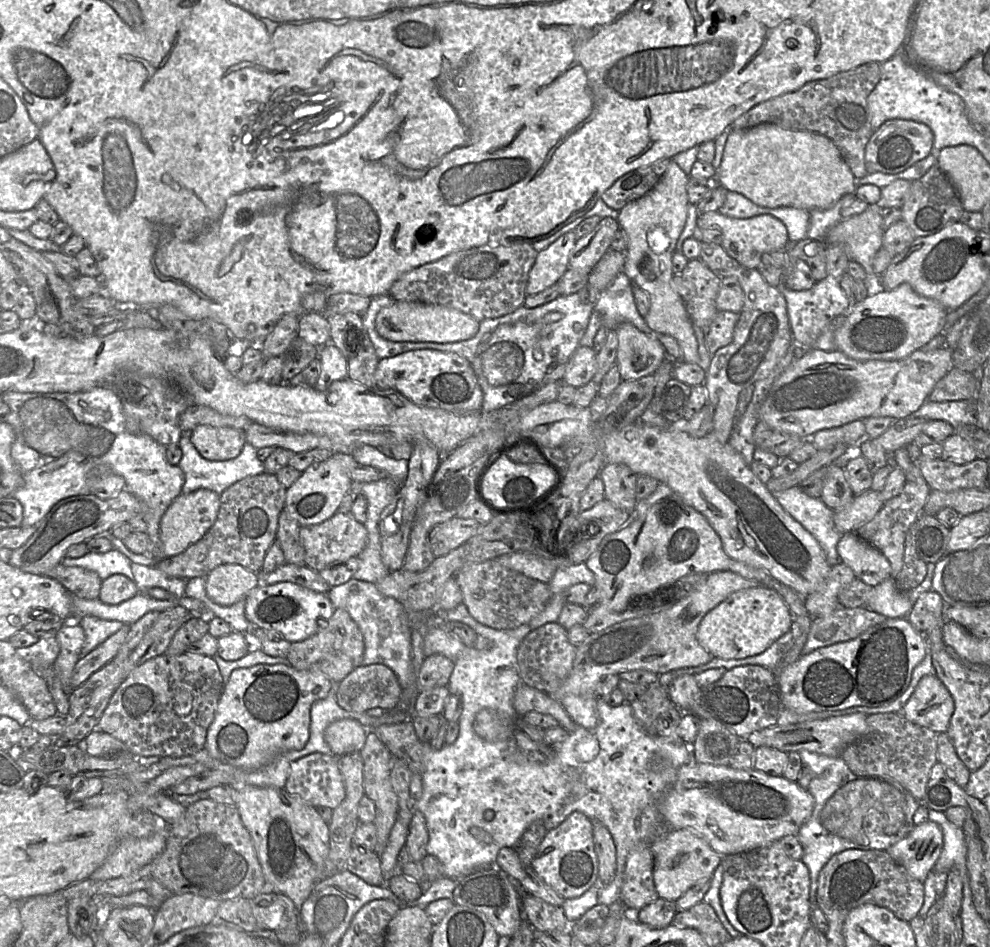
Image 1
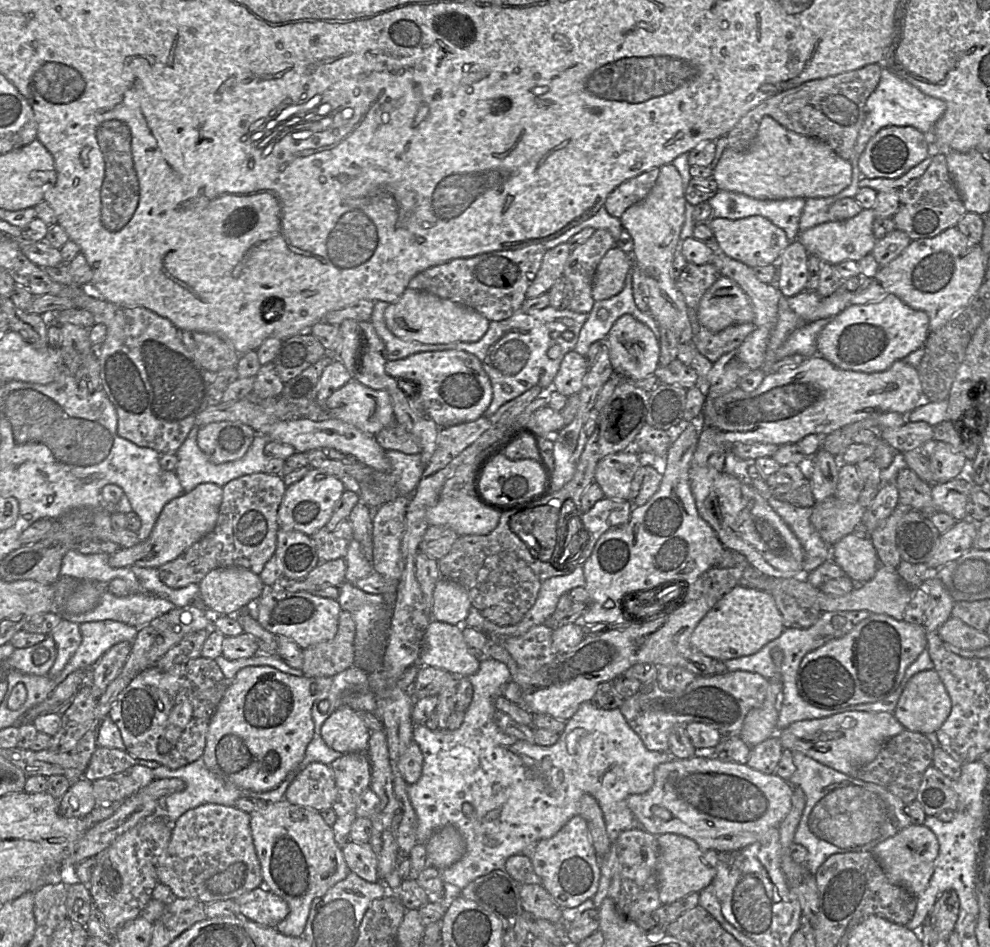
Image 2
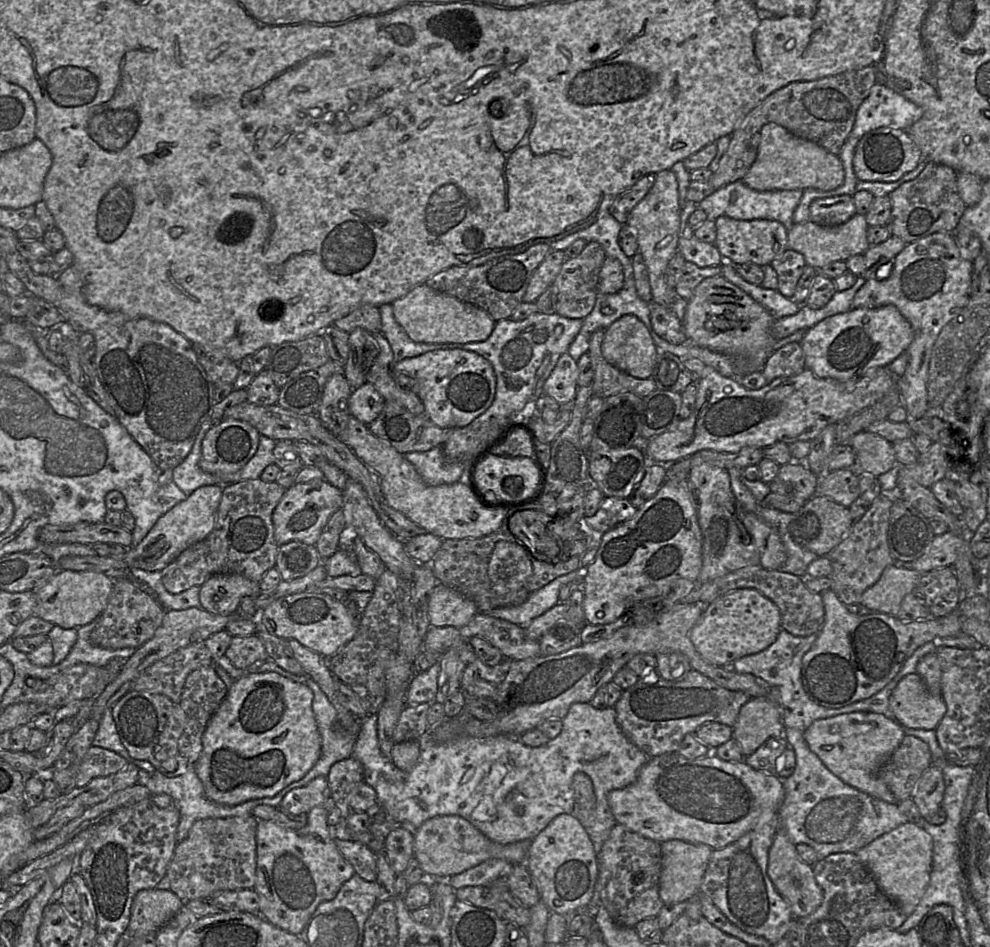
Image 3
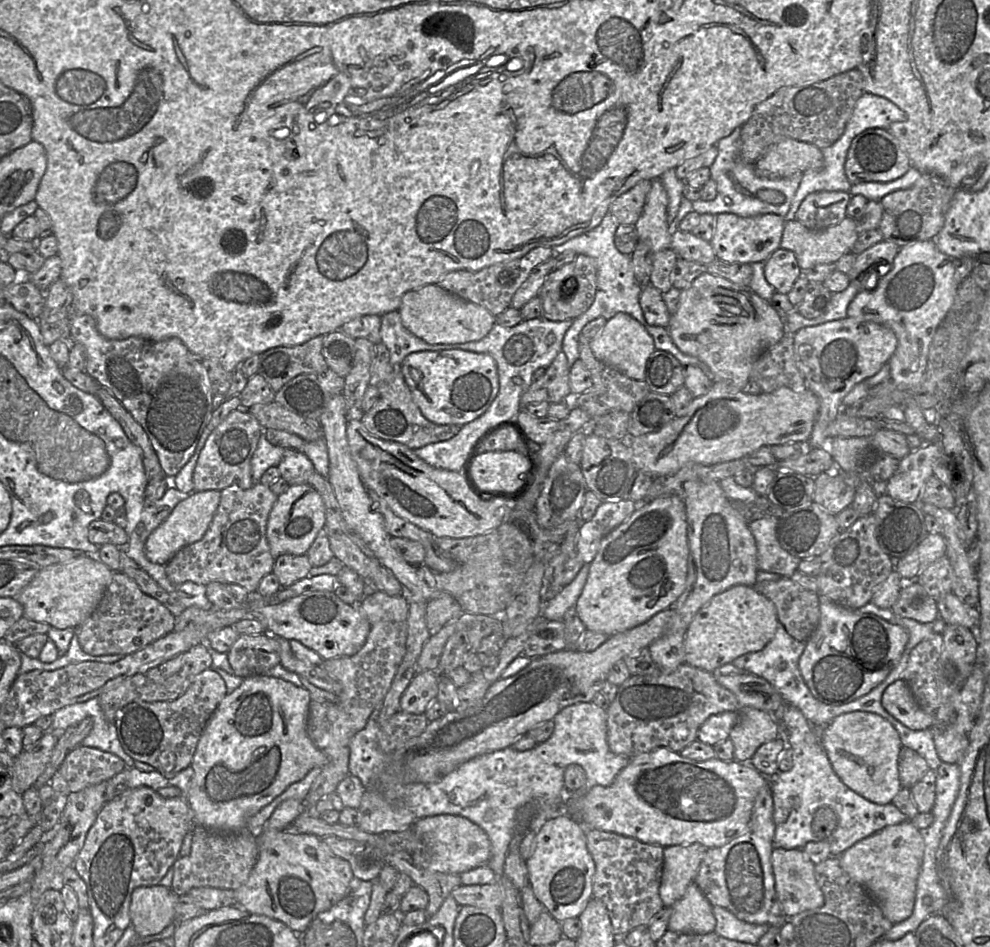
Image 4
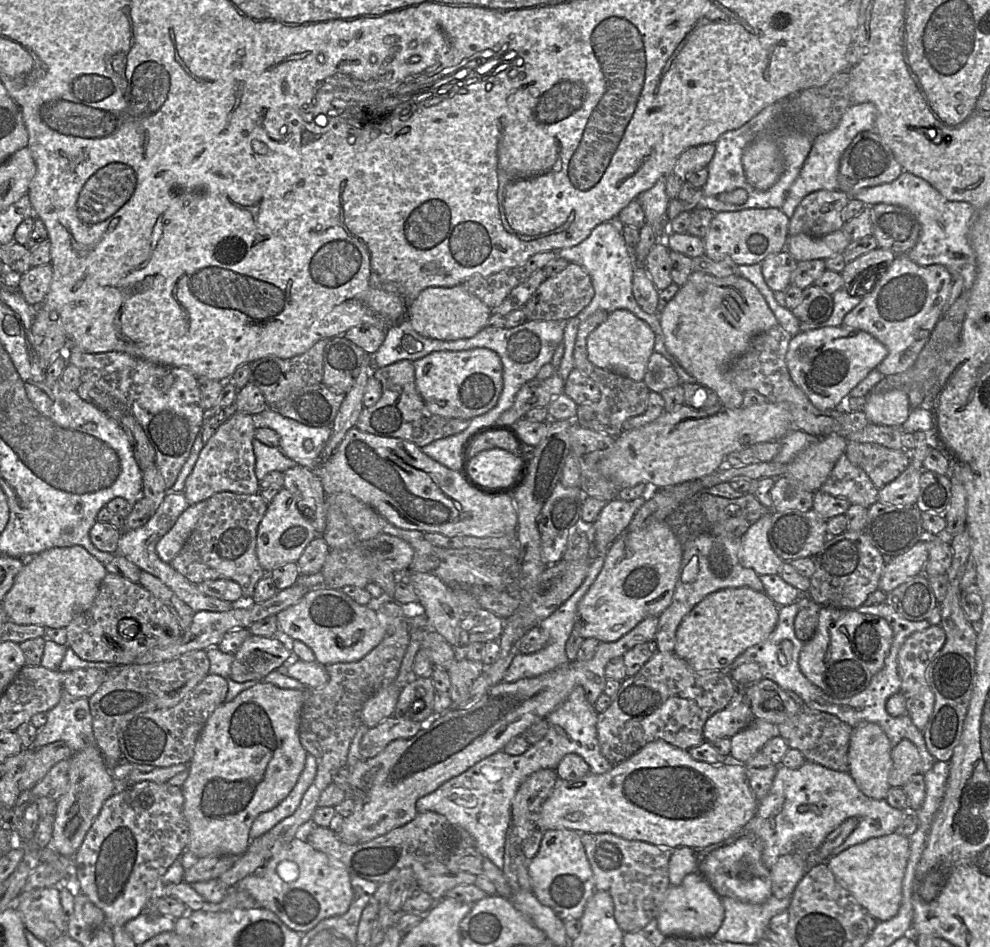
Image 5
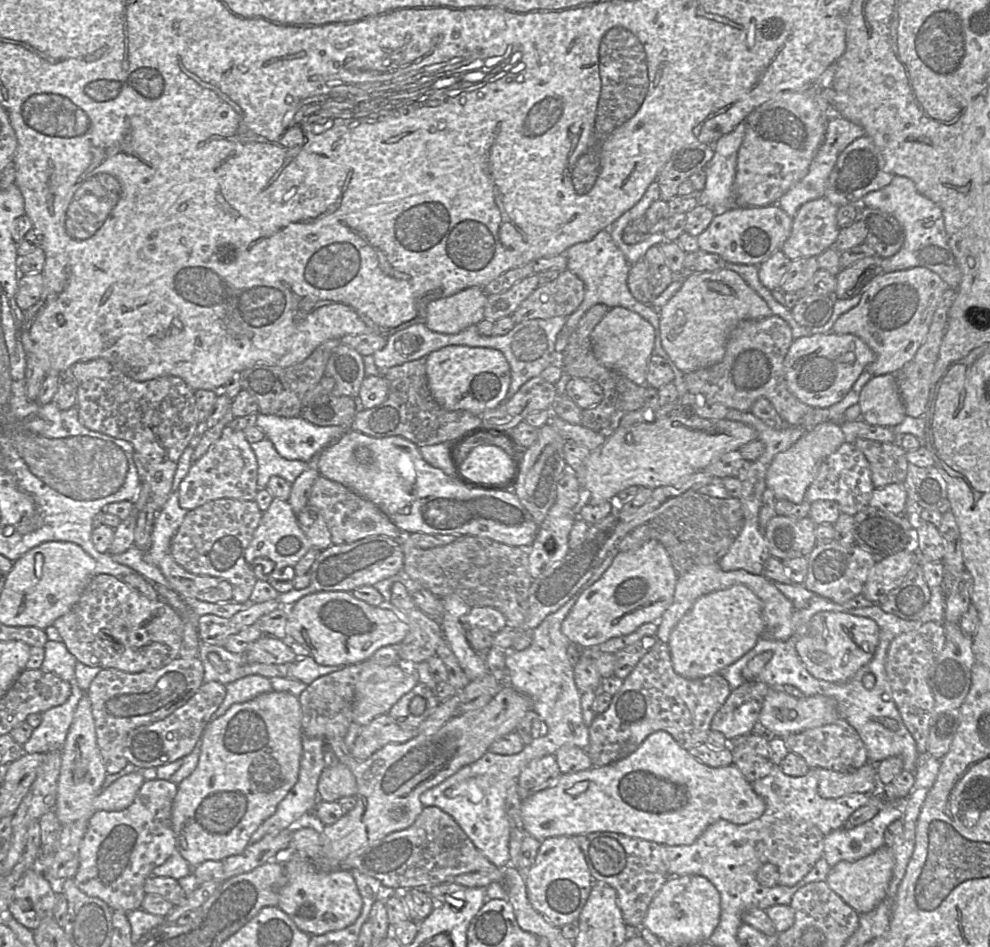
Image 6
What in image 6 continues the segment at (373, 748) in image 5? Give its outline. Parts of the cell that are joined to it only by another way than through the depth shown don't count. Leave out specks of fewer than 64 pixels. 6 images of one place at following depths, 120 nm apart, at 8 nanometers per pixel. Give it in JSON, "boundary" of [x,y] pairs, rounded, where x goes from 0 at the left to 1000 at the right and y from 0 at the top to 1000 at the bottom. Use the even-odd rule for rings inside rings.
{"boundary":[[[384,755],[371,767],[365,768],[355,797],[362,804],[369,804],[393,785],[410,785],[420,778],[420,771],[409,771],[392,755]]]}

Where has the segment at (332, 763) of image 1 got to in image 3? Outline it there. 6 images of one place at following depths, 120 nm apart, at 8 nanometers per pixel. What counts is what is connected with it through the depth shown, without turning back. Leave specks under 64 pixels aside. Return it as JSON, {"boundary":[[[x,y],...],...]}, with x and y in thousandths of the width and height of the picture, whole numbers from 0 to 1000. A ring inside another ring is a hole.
{"boundary":[[[322,819],[308,830],[295,833],[286,842],[282,852],[294,861],[310,860],[318,851],[333,850],[334,835],[331,823]]]}

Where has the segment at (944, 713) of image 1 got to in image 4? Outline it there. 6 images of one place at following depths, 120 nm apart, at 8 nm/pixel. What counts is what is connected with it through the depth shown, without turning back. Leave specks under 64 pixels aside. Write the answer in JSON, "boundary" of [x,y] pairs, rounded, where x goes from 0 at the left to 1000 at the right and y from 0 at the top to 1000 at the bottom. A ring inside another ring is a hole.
{"boundary":[[[911,716],[894,728],[891,734],[891,746],[921,771],[937,770],[943,762],[943,754],[934,752],[927,744],[918,723]]]}

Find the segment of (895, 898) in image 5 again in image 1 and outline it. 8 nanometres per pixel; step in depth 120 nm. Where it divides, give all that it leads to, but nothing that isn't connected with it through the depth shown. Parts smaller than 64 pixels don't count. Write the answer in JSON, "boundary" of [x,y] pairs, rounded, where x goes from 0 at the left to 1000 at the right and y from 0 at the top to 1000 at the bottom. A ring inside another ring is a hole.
{"boundary":[[[935,867],[924,874],[895,899],[915,920],[933,932],[943,918],[953,895],[953,880],[949,872]]]}

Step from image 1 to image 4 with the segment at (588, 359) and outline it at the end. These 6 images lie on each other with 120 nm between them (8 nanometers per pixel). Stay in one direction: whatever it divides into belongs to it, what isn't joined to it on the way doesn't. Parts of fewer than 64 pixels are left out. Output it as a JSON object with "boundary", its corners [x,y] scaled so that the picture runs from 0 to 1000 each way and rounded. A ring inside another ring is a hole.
{"boundary":[[[567,371],[563,374],[551,395],[537,403],[525,421],[526,431],[544,424],[565,426],[576,421],[575,393],[573,377]]]}

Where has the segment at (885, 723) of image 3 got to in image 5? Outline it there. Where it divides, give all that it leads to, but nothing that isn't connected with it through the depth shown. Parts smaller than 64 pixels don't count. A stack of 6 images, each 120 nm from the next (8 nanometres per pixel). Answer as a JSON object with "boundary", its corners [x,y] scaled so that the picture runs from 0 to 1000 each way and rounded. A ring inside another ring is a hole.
{"boundary":[[[871,762],[862,769],[857,792],[857,815],[867,832],[877,842],[895,844],[898,832],[898,816],[901,811],[901,787],[891,769],[881,762]]]}

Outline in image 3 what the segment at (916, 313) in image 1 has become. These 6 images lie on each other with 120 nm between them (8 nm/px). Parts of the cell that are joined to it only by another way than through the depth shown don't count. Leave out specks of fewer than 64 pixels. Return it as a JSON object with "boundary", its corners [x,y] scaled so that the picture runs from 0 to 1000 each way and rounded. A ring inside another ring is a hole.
{"boundary":[[[905,323],[888,325],[861,325],[857,329],[833,336],[817,346],[808,365],[813,377],[813,388],[825,398],[851,403],[866,401],[877,390],[894,388],[914,373],[923,358],[918,339]]]}

